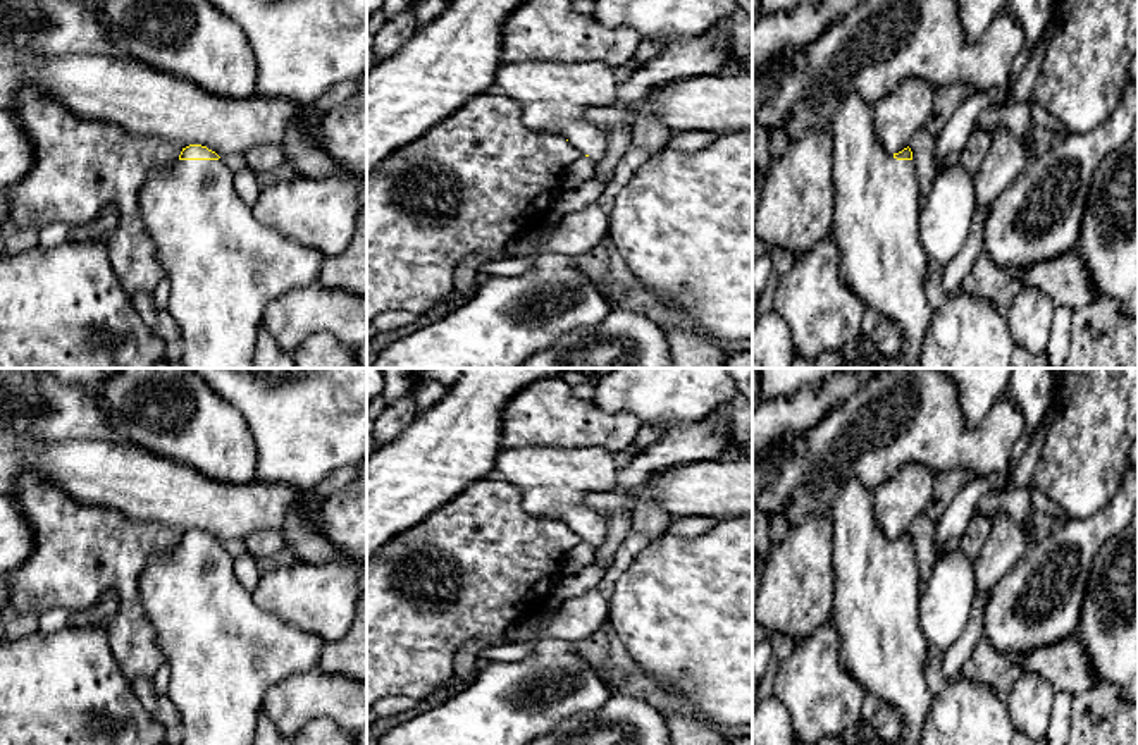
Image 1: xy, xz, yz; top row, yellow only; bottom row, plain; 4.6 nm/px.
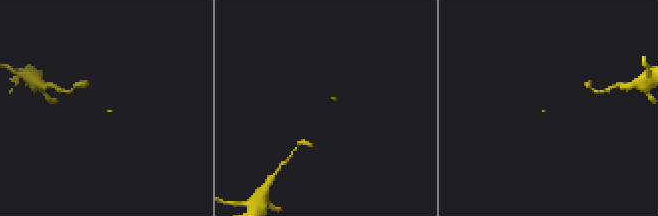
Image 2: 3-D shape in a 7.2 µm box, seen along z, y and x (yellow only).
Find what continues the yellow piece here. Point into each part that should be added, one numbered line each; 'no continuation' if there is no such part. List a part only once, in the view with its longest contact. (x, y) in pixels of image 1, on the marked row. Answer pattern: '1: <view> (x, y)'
1: xy (224, 269)

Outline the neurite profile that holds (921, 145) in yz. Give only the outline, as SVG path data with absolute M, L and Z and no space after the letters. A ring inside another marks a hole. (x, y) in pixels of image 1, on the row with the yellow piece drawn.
M921 129L907 145L912 151L912 162L916 163L916 175L921 191L921 206L925 206L931 186L940 172L935 167L935 143L937 134Z

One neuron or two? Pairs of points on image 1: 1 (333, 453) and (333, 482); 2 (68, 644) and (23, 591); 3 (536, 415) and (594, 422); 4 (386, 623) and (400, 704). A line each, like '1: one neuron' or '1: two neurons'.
1: two neurons
2: two neurons
3: one neuron
4: two neurons

